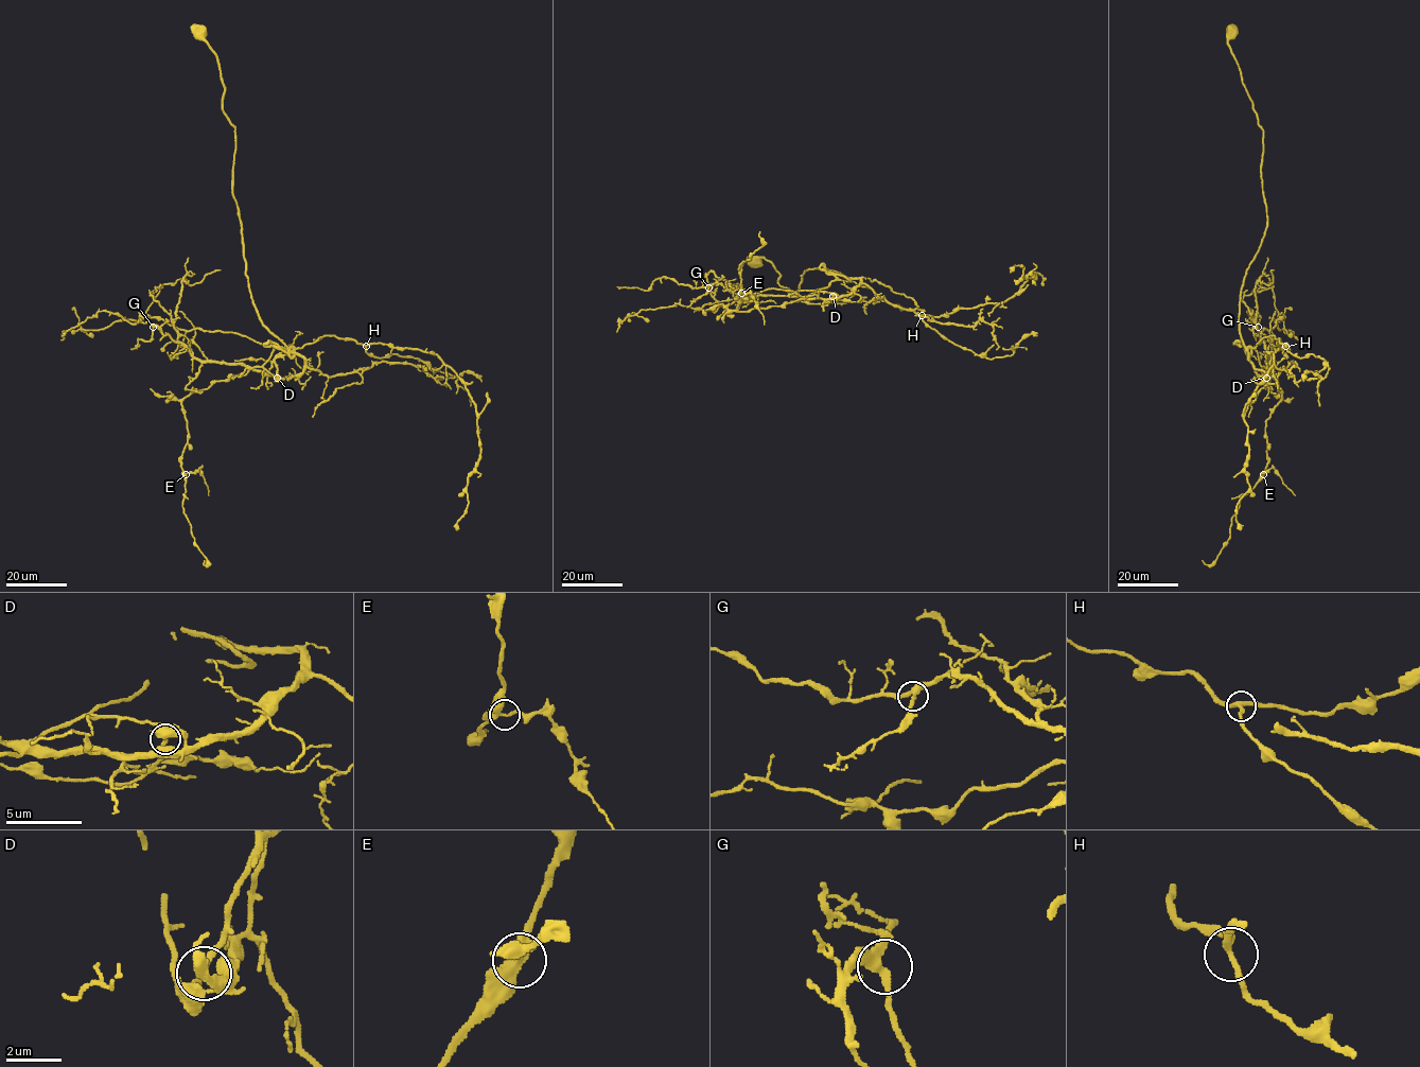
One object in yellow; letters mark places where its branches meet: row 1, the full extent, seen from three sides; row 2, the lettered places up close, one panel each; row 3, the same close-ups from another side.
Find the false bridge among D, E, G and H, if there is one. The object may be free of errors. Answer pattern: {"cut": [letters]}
{"cut": []}

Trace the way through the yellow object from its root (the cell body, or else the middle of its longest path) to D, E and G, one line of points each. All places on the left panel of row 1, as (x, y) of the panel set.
D: (196, 31), (216, 58), (235, 130), (232, 196), (252, 303), (304, 360), (299, 375), (278, 378)
E: (196, 31), (235, 130), (251, 298), (287, 351), (182, 400), (186, 474)
G: (196, 31), (235, 130), (251, 298), (287, 351), (251, 367), (202, 362), (153, 327)

